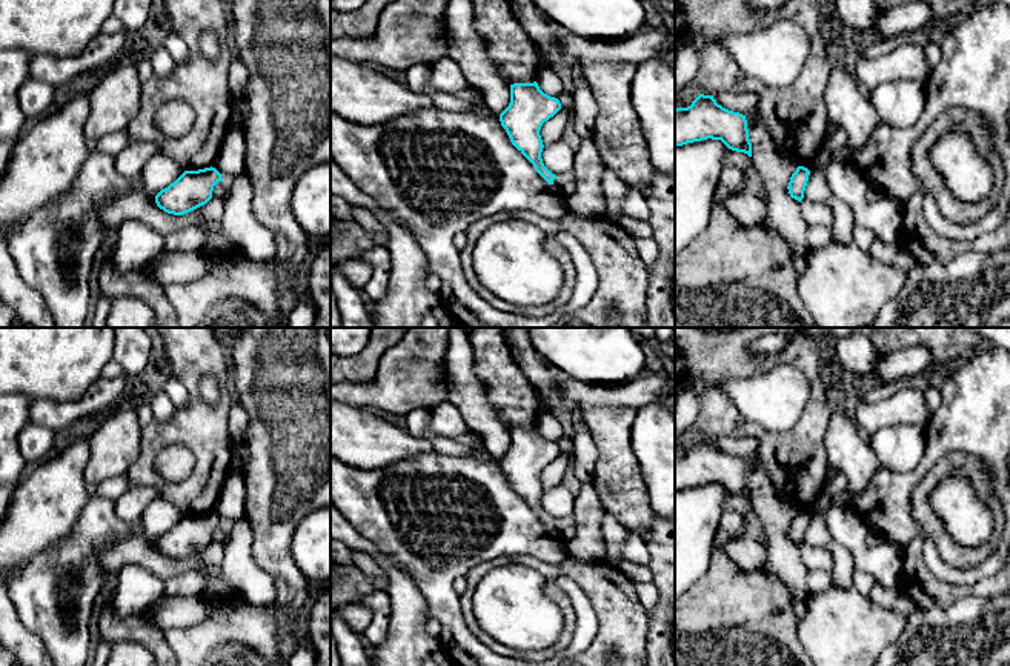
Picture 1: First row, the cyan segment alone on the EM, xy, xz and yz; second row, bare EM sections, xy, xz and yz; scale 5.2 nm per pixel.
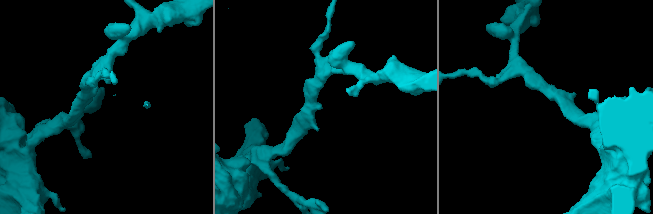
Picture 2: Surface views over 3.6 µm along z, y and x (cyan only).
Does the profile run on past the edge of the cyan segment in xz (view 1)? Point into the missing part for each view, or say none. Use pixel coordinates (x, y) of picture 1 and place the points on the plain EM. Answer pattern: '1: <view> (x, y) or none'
1: xz (564, 528)

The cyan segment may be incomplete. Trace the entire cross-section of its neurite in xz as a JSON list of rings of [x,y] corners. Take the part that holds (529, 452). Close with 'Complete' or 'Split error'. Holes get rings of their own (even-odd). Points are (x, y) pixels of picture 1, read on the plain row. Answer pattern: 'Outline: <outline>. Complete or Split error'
Outline: [[[538,428],[510,429],[510,448],[500,458],[512,489],[533,509],[535,515],[558,537],[567,540],[575,535],[572,517],[555,520],[543,508],[543,485],[540,474],[544,466],[561,454],[558,443],[544,438]]]. Split error

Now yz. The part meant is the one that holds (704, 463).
Outline: [[[699,438],[690,451],[675,454],[675,492],[707,483],[721,485],[729,494],[752,501],[746,460],[723,452],[713,440]]]. Complete

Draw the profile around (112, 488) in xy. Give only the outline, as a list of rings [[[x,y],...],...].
[[[128,475],[111,477],[89,489],[89,495],[117,500],[131,488]]]

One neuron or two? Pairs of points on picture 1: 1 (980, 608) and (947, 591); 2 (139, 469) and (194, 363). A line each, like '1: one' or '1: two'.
1: two
2: one

